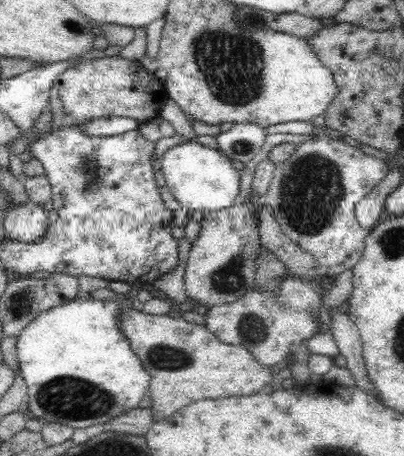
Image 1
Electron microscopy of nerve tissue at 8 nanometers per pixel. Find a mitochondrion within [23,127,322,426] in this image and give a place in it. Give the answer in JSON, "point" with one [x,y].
{"point":[70,398]}

